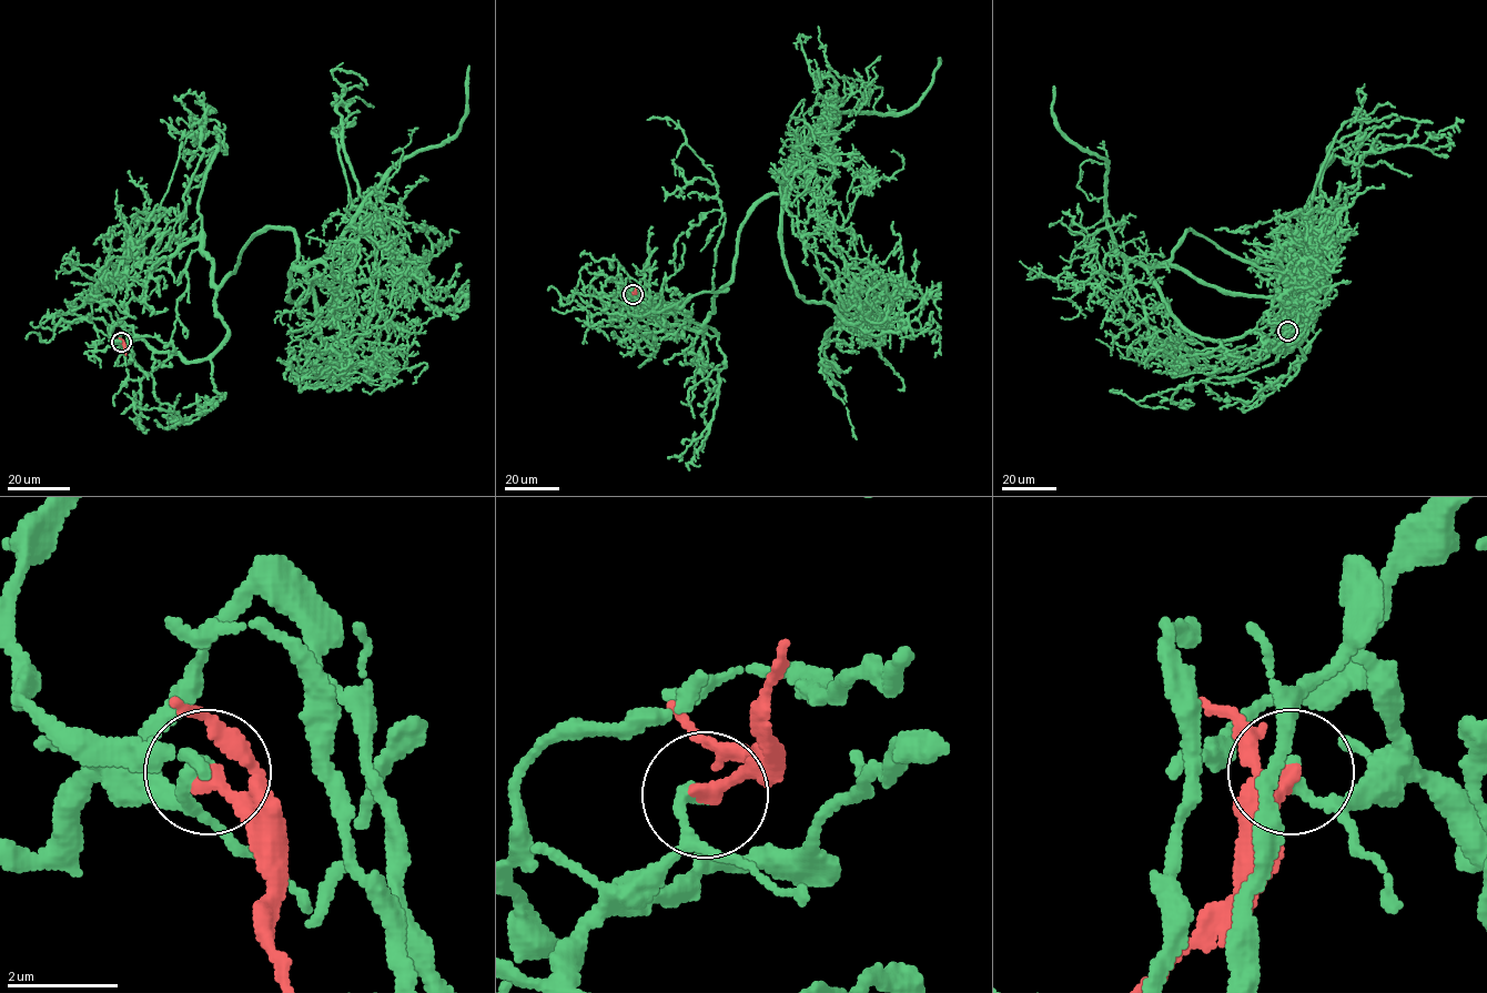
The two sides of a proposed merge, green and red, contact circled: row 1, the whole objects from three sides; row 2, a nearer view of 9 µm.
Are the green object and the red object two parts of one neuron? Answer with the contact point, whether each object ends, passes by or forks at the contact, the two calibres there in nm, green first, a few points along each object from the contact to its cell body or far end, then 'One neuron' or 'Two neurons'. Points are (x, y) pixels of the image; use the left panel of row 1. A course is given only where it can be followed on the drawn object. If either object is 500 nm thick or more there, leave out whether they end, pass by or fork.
Place: (121, 342). At the ring green passes by. At the ring red ends. Thickness 190 nm (green) against 280 nm. Course of green: (121, 342), (208, 357), (269, 229), (293, 302), (340, 295), (363, 198), (337, 105), (373, 108). Course of red: (121, 342), (125, 355). One neuron

